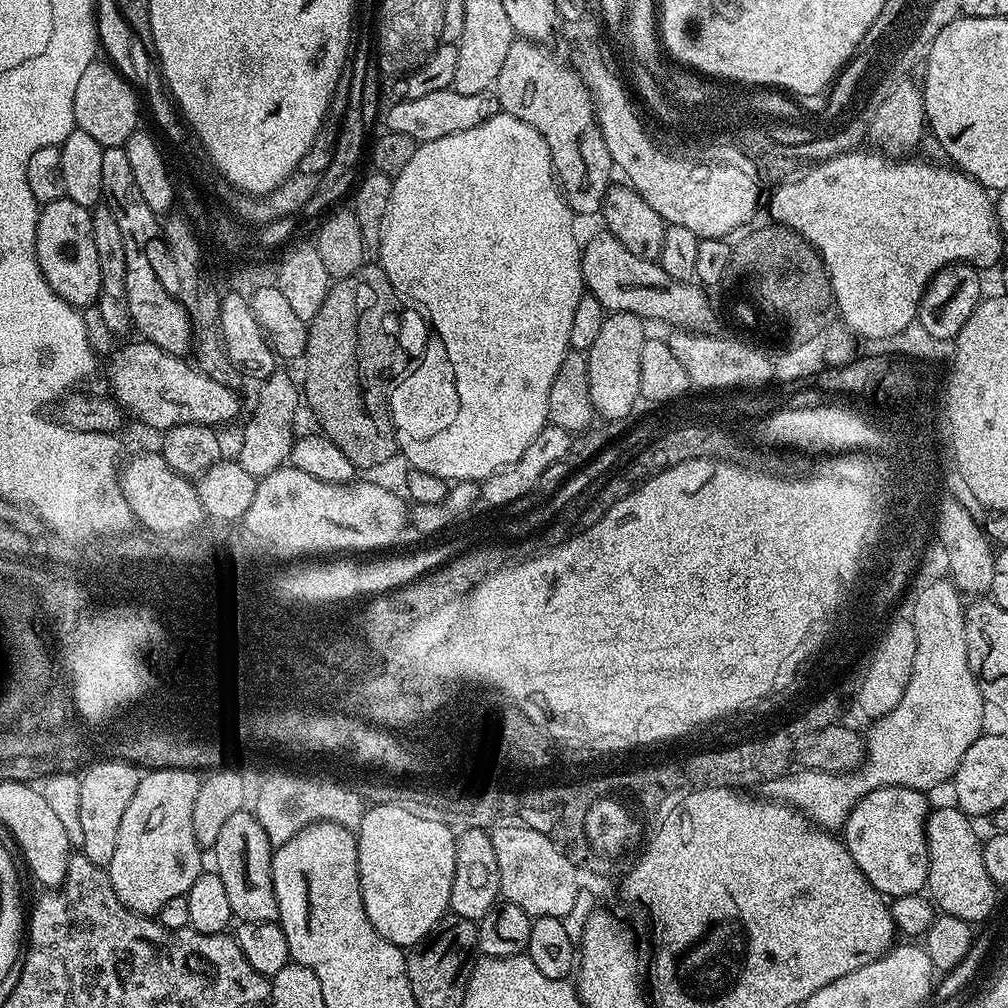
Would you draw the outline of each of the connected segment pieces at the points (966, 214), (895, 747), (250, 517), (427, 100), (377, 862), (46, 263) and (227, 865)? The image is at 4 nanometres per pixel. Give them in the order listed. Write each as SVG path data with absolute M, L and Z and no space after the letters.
M847 152L840 153L840 160L834 160L831 164L825 164L822 168L816 169L807 179L798 184L789 185L782 183L773 191L773 196L767 201L768 206L780 220L788 221L801 232L807 233L811 240L815 240L820 245L824 256L827 256L828 267L833 274L833 284L836 285L836 295L840 297L840 306L844 309L843 325L855 334L861 341L874 338L887 338L899 331L906 330L918 316L920 311L920 299L924 296L924 291L928 288L933 276L941 268L947 268L949 264L959 264L961 262L975 266L977 269L985 270L991 264L996 264L1000 260L1000 255L1004 252L1006 238L1000 233L1000 219L996 216L993 197L989 189L984 188L976 180L971 180L967 174L961 172L955 166L932 165L927 159L923 159L918 164L900 165L890 164L886 160L880 160L879 156L857 155L850 156Z
M937 584L936 587L928 588L927 592L922 592L916 610L918 650L914 658L914 670L910 674L906 694L902 694L902 702L898 702L896 711L892 716L888 716L883 724L877 724L875 731L872 732L872 757L868 762L860 765L857 771L847 774L799 770L776 779L769 779L763 785L763 795L769 800L783 802L803 812L813 824L825 830L840 830L843 829L858 801L874 790L898 786L927 793L928 788L936 788L939 784L947 785L956 775L962 762L962 754L966 754L966 750L970 750L970 746L974 746L974 742L985 731L984 696L980 693L966 650L965 607L962 596L953 595L948 585Z
M291 464L257 481L254 500L243 518L243 522L254 529L257 541L266 546L270 544L288 560L320 552L384 548L407 529L409 520L409 505L399 493L367 480L328 483Z
M455 88L434 90L422 98L410 98L389 103L388 113L384 116L384 128L394 134L407 134L420 144L434 138L446 138L446 134L458 134L462 130L474 130L482 122L500 112L500 103L495 91L482 94L458 94Z
M371 805L360 819L358 831L355 833L356 849L358 850L358 874L360 875L360 897L366 906L366 918L370 918L370 926L386 938L386 942L397 944L398 947L408 950L426 939L434 930L434 926L443 916L449 915L450 886L454 886L454 862L456 861L456 837L457 833L446 827L442 822L431 818L420 818L410 814L408 810L402 810L394 805Z
M67 198L43 205L36 227L36 257L48 285L63 300L69 300L81 310L87 309L87 304L95 305L99 301L98 250L94 250L94 230L89 209Z
M248 810L231 815L218 833L214 853L214 870L226 886L230 897L230 910L233 917L241 924L271 924L278 917L278 906L272 881L272 854L274 845L262 830L255 814Z

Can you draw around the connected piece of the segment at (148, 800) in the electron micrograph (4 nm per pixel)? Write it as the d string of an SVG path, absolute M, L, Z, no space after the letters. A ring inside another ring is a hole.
M181 766L145 771L138 782L138 790L134 790L134 798L130 798L130 806L126 806L126 814L122 814L114 858L110 858L106 871L114 894L118 894L121 902L140 916L155 917L170 898L187 896L190 886L194 886L201 874L202 847L195 840L194 812L202 780L195 775L195 771Z

